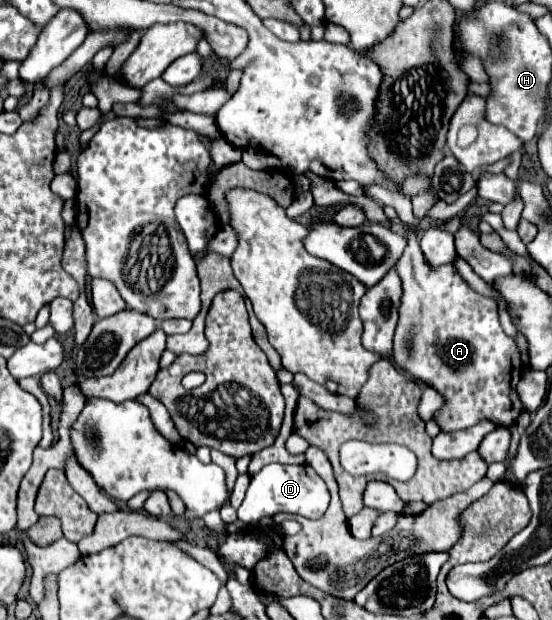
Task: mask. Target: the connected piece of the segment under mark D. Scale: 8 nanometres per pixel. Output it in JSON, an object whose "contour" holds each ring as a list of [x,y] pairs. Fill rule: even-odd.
{"contour":[[[271,463],[265,465],[257,475],[251,477],[251,485],[247,489],[247,497],[237,509],[239,521],[255,523],[267,515],[275,513],[297,513],[307,519],[319,519],[330,503],[330,493],[325,481],[309,467],[309,465],[281,465]]]}

